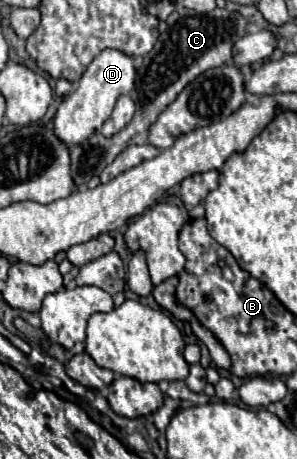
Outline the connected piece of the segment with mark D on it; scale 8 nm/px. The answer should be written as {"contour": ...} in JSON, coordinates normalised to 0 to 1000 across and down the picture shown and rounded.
{"contour":[[[350,107],[296,142],[276,172],[263,176],[263,190],[236,207],[222,207],[209,229],[195,233],[195,242],[182,251],[182,290],[229,316],[283,312],[370,255],[391,216],[451,194],[451,172],[458,172],[451,124],[438,124],[397,107]]]}

